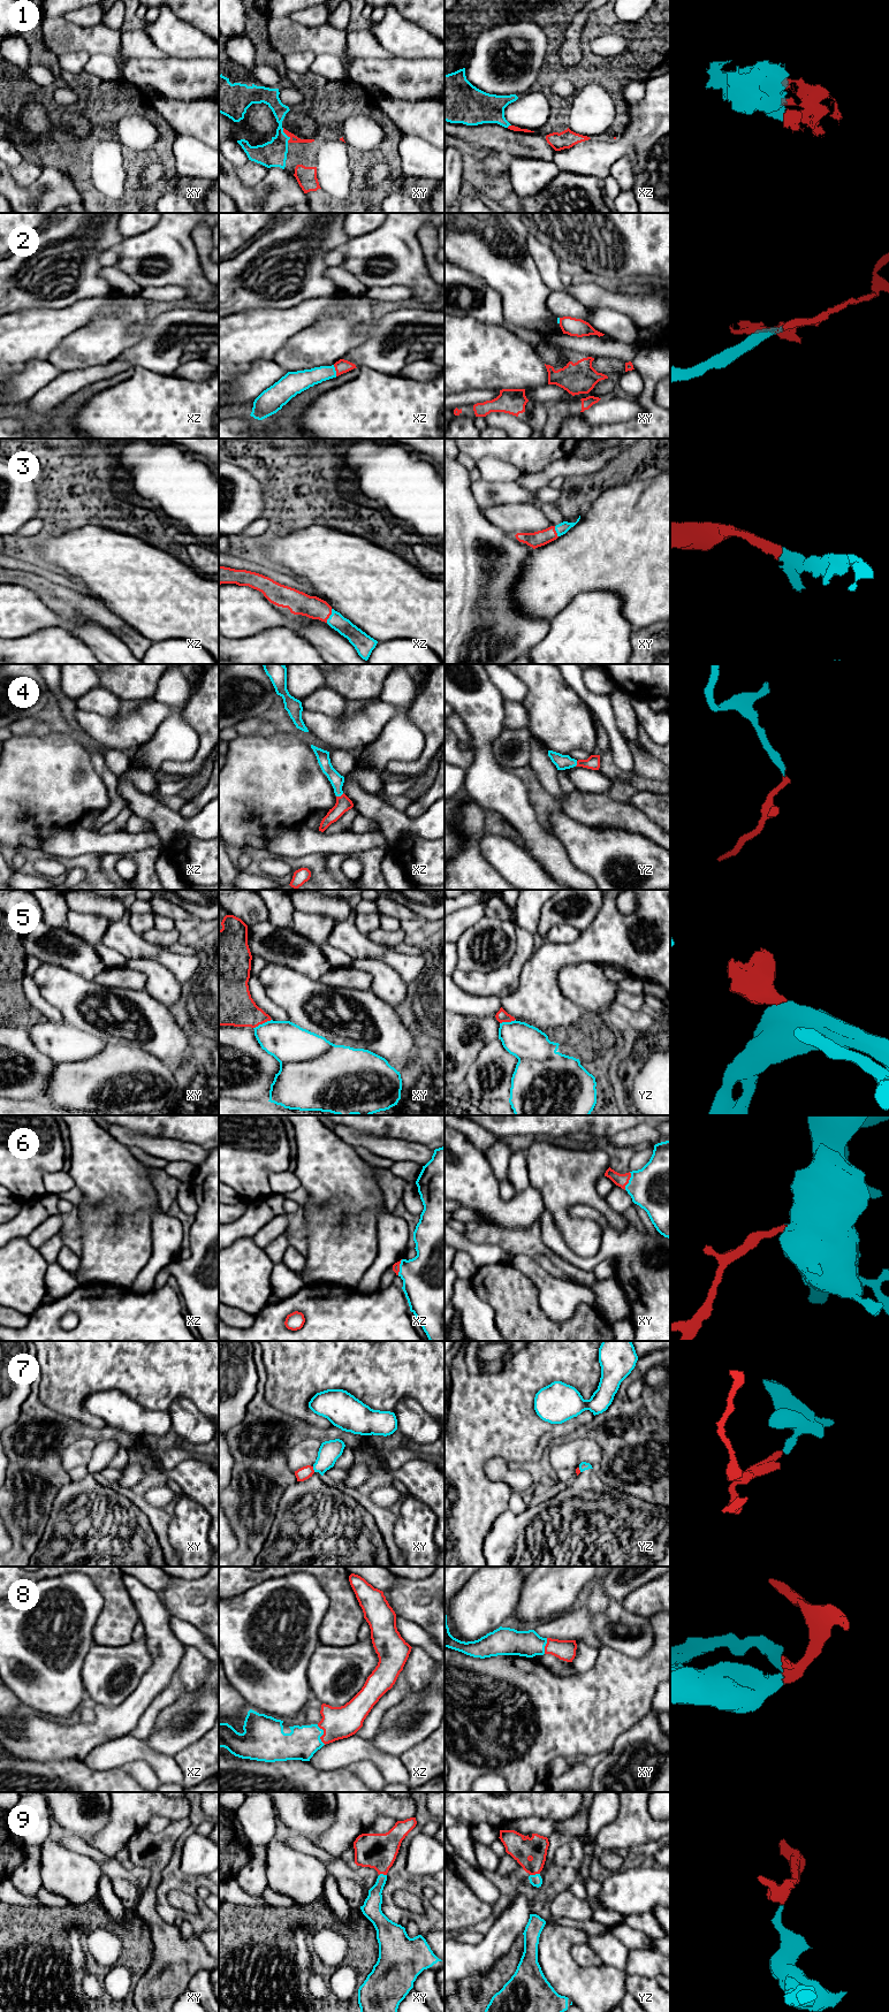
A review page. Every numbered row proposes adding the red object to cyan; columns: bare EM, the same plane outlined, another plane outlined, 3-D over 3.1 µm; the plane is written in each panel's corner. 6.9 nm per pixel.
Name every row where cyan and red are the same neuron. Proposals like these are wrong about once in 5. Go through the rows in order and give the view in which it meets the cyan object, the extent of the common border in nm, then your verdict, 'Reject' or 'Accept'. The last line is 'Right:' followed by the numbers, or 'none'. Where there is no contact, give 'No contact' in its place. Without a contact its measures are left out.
1: Touches cyan in xy. Shared border 110 nm. Accept
2: Touches cyan in xz. Shared border 80 nm. Accept
3: Touches cyan in xz. Shared border 100 nm. Accept
4: Touches cyan in xz. Shared border 60 nm. Accept
5: Touches cyan in xy. Shared border 140 nm. Reject
6: Touches cyan in xy. Shared border 130 nm. Accept
7: Touches cyan in xy. Shared border 40 nm. Accept
8: Touches cyan in xz. Shared border 160 nm. Accept
9: Touches cyan in yz. Shared border 70 nm. Accept
Right: 1, 2, 3, 4, 6, 7, 8, 9

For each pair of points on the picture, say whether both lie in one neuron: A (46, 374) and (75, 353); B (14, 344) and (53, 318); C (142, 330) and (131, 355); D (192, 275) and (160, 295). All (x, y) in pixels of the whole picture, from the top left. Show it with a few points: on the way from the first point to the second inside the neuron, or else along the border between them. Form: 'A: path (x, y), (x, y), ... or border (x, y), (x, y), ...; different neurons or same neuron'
A: border (47, 360), (61, 372); different neurons
B: path (23, 335), (33, 334), (44, 327); same neuron
C: path (143, 336), (143, 343), (137, 349); same neuron
D: border (149, 286), (181, 286), (185, 290), (187, 296); different neurons

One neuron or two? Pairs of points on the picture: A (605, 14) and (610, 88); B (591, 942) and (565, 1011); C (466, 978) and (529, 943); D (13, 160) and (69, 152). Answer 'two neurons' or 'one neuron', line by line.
A: one neuron
B: one neuron
C: one neuron
D: two neurons

